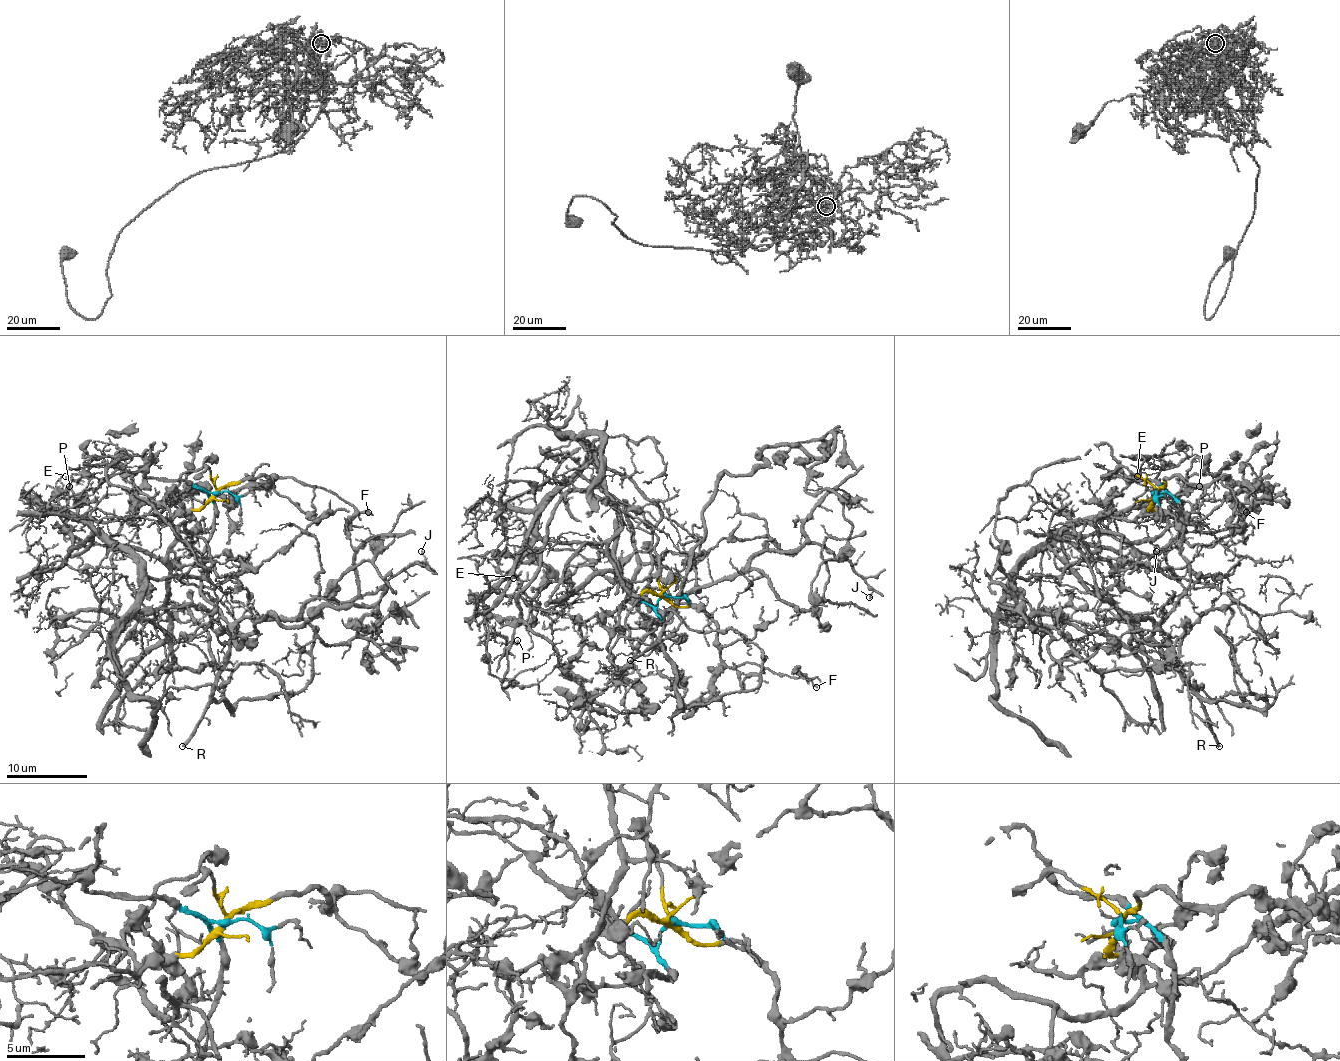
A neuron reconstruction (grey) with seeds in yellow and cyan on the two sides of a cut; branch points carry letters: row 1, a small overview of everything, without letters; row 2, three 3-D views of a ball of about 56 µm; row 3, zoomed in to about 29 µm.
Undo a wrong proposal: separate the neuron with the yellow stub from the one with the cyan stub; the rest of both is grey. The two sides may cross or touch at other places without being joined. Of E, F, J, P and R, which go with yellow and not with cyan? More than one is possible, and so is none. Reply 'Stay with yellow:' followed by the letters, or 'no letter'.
Stay with yellow: E, F, P

